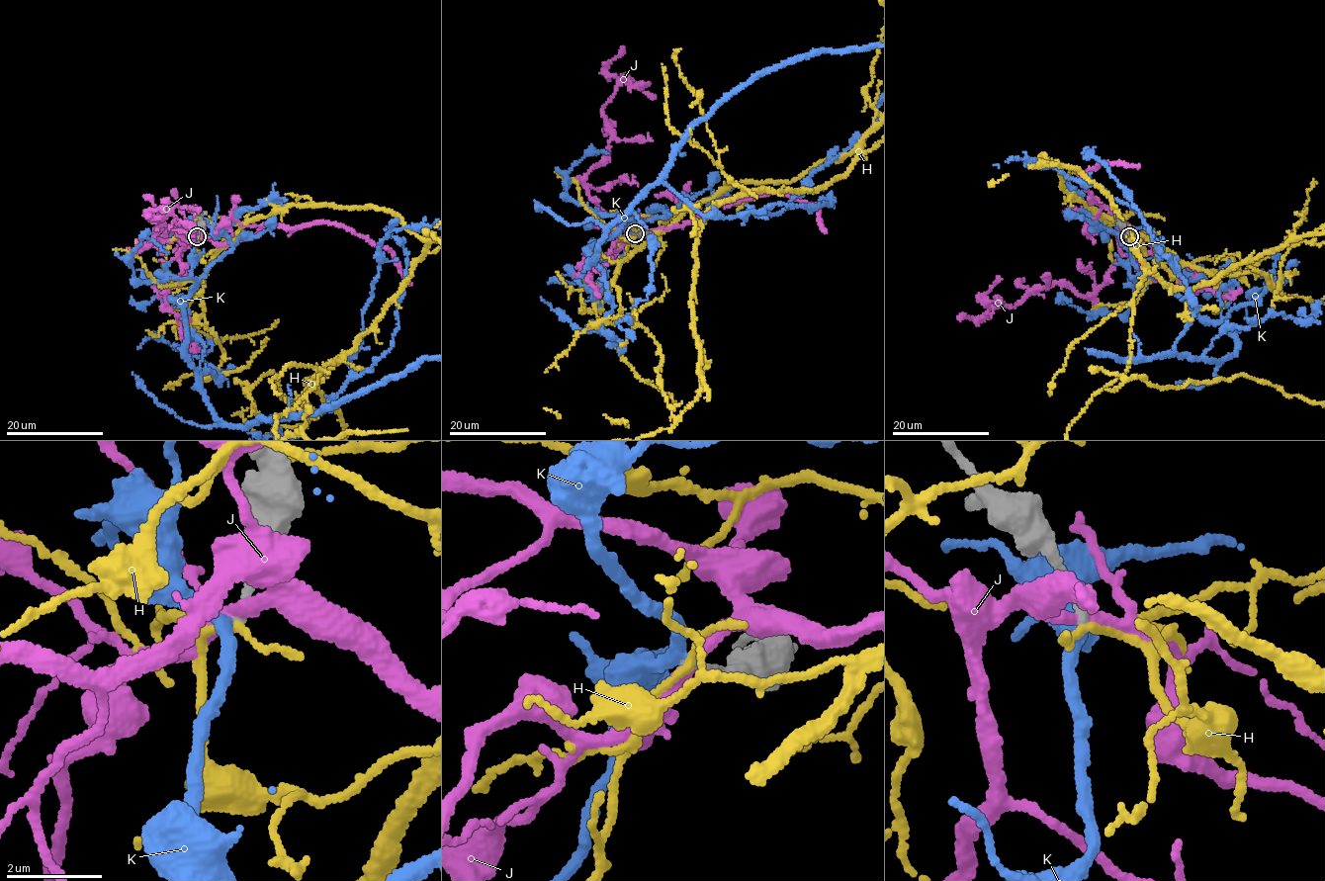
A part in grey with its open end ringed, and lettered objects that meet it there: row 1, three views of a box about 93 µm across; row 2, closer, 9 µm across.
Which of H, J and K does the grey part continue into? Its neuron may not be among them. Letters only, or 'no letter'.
K

